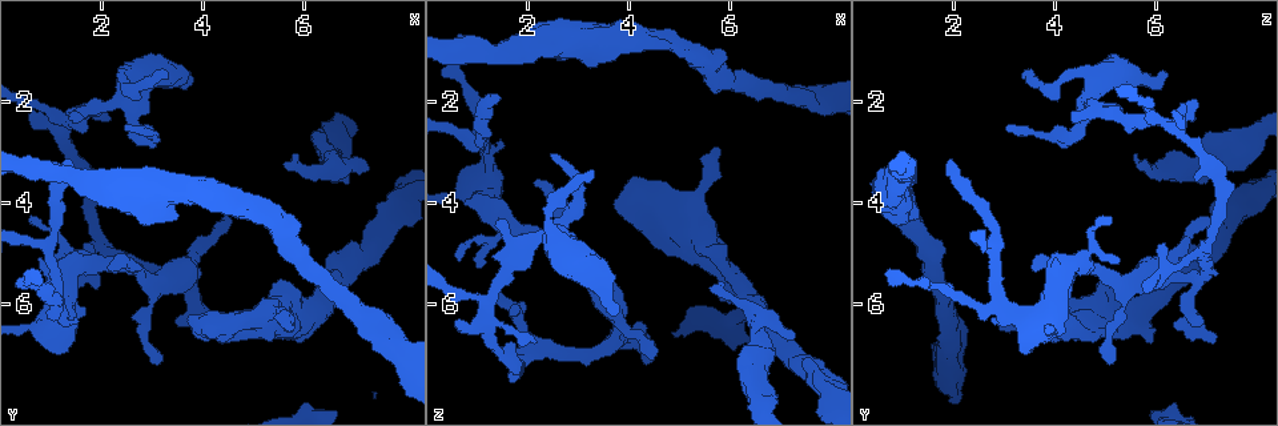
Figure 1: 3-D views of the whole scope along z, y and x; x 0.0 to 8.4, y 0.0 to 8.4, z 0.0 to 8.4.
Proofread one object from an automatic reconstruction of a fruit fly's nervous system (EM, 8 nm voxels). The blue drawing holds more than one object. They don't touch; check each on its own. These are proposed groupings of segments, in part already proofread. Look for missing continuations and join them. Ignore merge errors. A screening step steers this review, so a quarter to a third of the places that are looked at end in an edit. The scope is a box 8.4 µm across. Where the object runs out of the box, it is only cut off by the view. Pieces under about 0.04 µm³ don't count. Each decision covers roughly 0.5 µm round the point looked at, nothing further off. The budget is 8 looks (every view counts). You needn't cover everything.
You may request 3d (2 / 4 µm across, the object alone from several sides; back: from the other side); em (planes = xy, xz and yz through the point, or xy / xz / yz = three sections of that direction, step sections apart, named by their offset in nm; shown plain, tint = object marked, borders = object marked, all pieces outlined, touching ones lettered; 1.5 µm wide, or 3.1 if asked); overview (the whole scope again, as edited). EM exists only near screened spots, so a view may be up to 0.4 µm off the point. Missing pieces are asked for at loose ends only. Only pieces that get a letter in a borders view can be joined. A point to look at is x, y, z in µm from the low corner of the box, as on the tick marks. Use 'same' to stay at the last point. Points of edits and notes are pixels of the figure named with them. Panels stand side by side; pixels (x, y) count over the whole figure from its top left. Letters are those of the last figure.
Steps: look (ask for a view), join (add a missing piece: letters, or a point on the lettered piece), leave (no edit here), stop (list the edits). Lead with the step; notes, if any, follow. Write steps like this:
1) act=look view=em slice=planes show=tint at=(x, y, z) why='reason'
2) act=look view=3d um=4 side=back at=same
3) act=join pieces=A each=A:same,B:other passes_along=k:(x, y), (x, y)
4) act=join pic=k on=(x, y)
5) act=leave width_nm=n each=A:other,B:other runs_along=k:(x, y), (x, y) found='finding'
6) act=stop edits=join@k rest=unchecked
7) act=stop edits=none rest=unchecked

act=look view=3d um=2 at=(3.10, 7.15, 5.15) why='branch stops here'

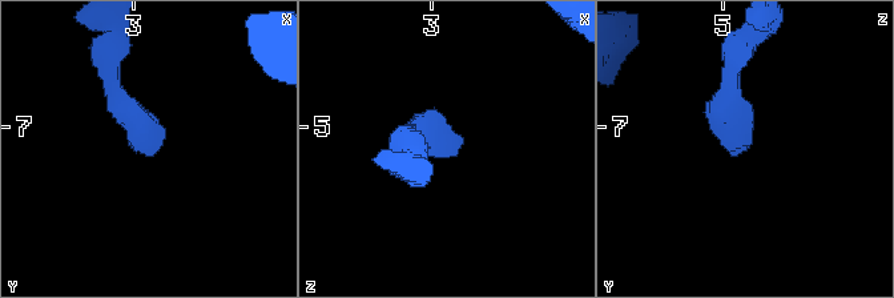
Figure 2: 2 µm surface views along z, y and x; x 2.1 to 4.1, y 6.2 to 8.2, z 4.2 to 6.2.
act=look view=em slice=xy step=8 show=borders at=(3.14, 7.18, 5.10) why='need the tissue'

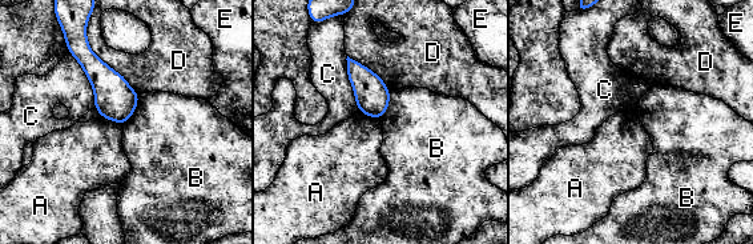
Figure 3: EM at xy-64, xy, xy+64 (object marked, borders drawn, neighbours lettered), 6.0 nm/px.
act=look view=em slice=planes show=borders at=same why='cut it another way'

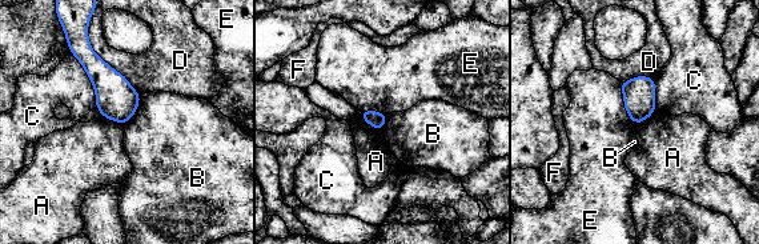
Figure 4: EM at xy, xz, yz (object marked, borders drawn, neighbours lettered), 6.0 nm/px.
act=leave width_nm=100 each=A:other,B:other,C:other,D:other,E:other,F:other border=4:(140, 95), (136, 112), (124, 124) found='no lettered piece goes on from it'

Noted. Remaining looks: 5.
act=look view=3d um=2 at=(5.85, 3.00, 5.60) why='tapers out'

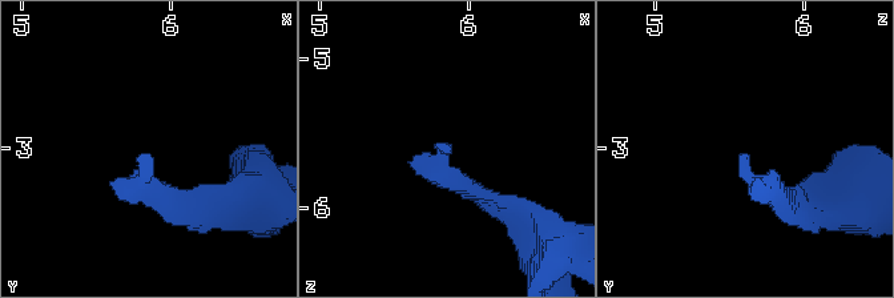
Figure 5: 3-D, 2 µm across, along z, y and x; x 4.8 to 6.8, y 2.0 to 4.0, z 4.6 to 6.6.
act=look view=em slice=planes show=borders at=(5.80, 3.06, 5.60)

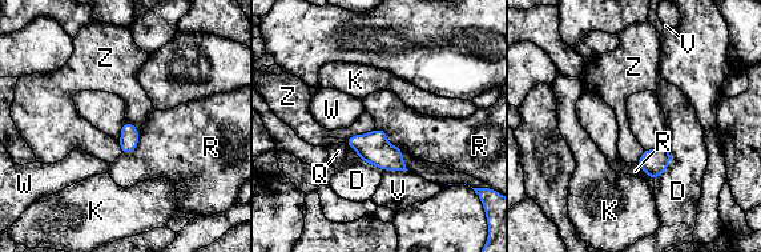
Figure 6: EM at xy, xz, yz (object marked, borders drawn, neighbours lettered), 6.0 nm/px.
act=leave width_nm=110 each=D:other,K:other,Q:other,R:other,V:other,W:other,Z:other found='none of them fits'

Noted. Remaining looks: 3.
act=look view=em slice=planes show=plain at=(3.45, 6.30, 6.80) why='an open end'

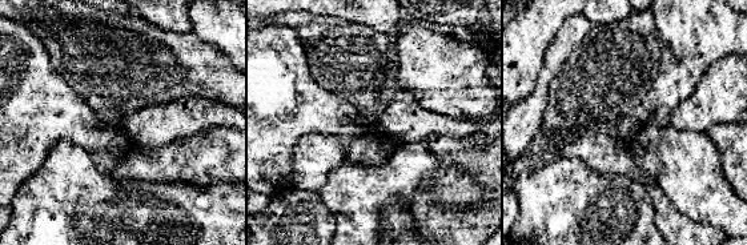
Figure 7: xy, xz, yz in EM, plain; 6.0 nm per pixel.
act=look view=em slice=planes show=borders at=same

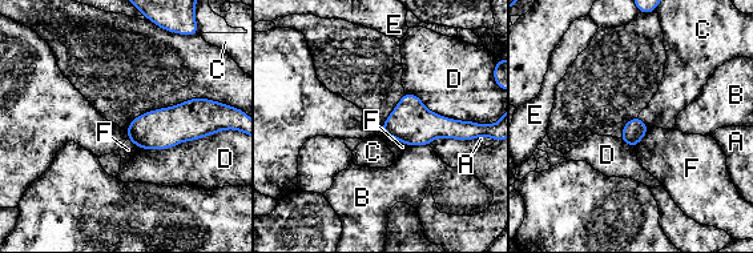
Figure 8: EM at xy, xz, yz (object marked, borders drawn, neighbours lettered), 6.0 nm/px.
act=leave width_nm=140 each=A:other,B:other,C:other,D:other,E:other,F:other border=8:(637, 117), (648, 128) found='none of them fits'

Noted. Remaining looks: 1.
act=stop edits=none rest=unchecked

